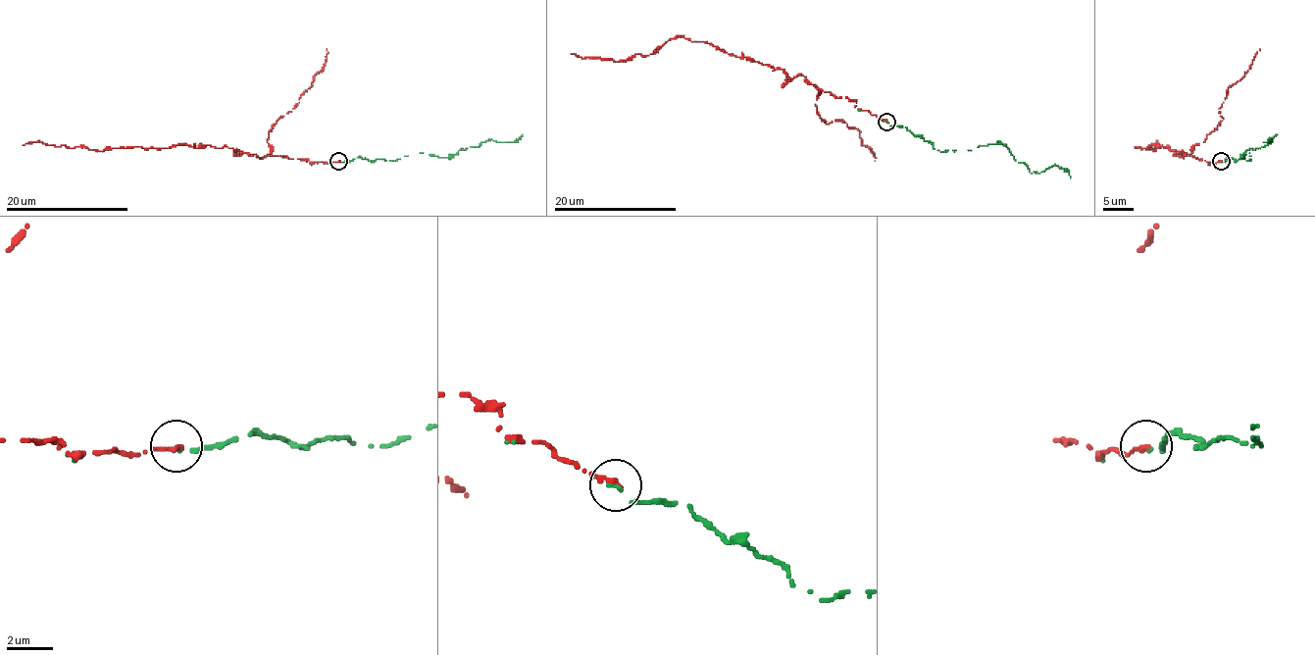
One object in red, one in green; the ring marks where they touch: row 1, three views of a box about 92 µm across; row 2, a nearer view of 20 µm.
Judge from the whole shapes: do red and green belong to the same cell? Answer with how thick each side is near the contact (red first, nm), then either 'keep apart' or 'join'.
240 nm thick on the red side, 140 nm on the other; join

